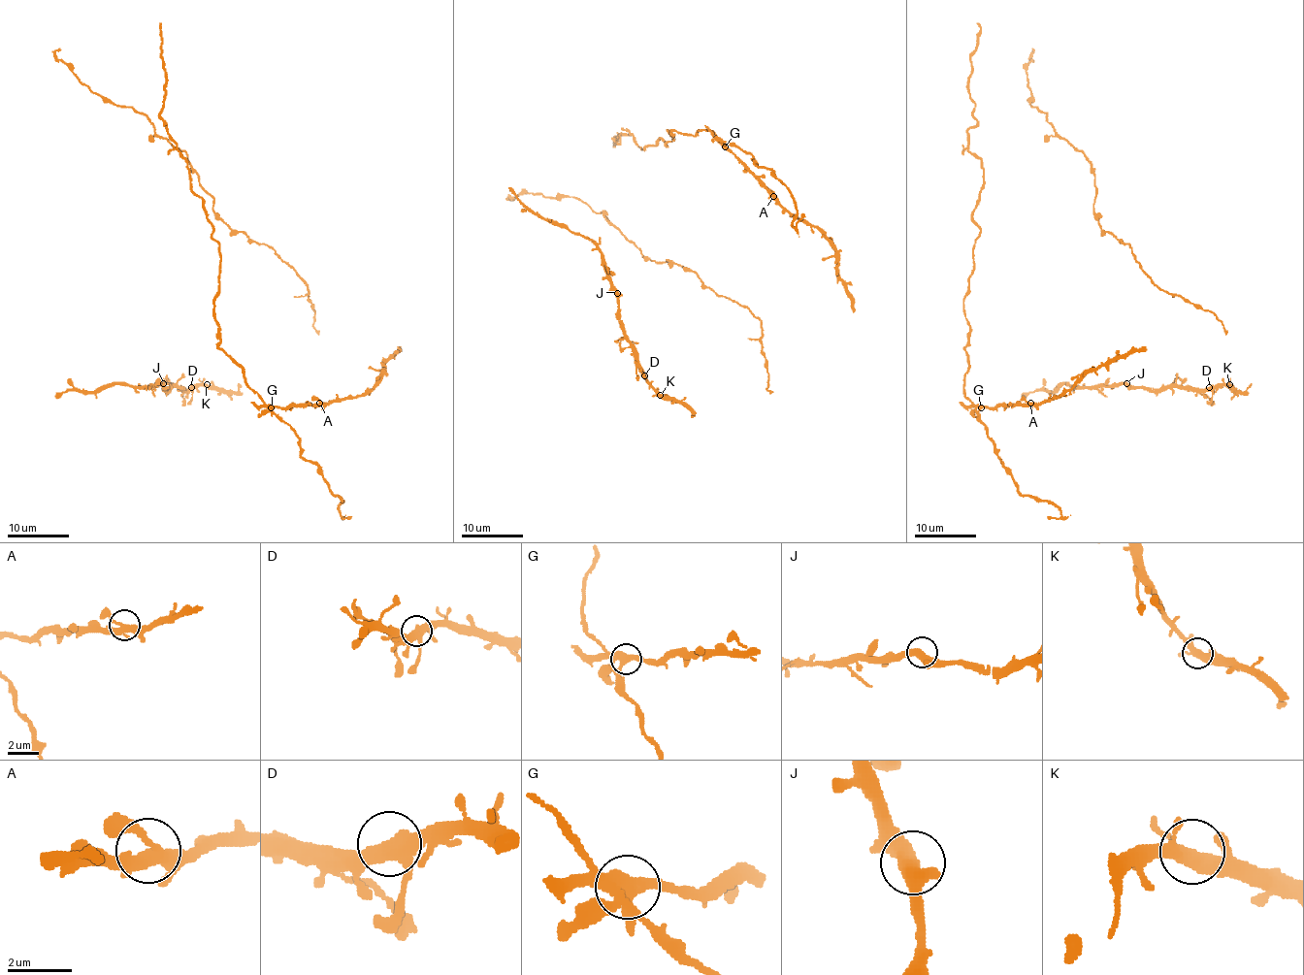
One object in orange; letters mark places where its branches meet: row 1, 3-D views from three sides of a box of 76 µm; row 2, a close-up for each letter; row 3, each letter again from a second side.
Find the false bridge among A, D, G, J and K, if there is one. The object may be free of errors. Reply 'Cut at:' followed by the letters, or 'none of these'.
Cut at: none of these

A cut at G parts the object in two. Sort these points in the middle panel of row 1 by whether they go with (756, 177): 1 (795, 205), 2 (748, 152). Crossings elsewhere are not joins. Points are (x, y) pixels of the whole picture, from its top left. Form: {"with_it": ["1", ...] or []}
{"with_it": []}

